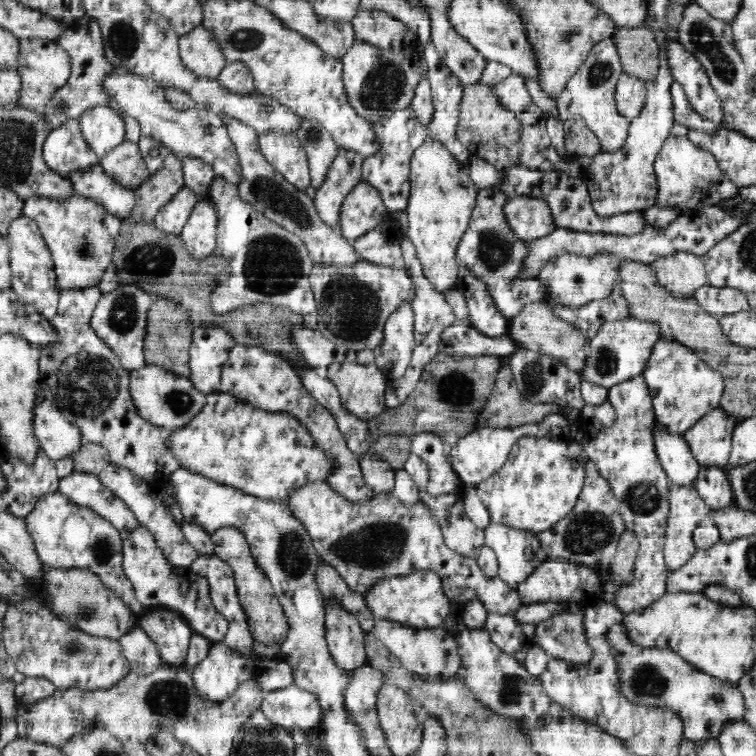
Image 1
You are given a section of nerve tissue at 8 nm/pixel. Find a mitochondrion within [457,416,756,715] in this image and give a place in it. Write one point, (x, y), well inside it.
(589, 531)

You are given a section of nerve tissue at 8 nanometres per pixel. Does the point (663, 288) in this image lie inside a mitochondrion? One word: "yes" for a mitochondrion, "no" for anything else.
no

